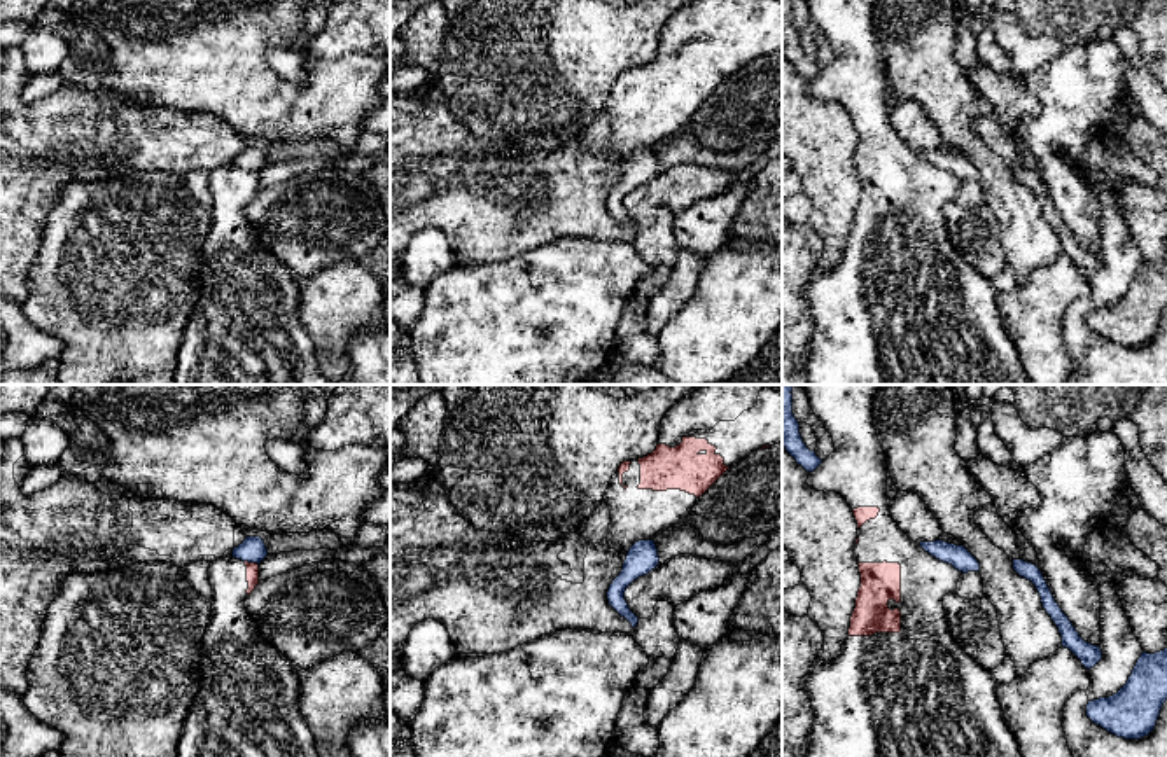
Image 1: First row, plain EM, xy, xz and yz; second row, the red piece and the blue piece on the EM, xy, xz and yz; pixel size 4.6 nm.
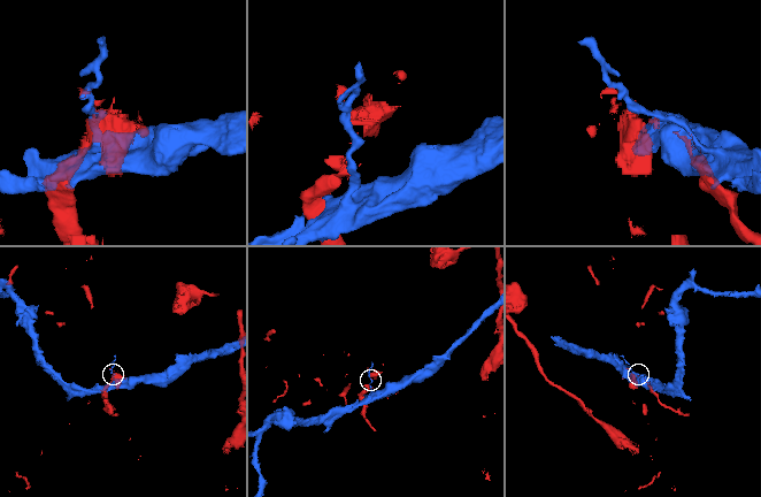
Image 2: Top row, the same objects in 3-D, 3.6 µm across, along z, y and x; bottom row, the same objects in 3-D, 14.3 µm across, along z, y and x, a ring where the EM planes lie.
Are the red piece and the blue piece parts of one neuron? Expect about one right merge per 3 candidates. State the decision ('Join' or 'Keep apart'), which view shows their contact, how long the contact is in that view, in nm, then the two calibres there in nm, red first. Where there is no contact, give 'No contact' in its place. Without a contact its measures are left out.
Keep apart. Touches red in xy. Shared border 70 nm. Thickness 60 nm (red) against 120 nm

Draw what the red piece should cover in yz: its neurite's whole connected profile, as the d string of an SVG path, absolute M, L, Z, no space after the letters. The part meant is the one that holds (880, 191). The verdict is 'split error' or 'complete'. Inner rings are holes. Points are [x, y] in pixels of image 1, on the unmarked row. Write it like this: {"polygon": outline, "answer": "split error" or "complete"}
{"polygon": "M807 0L814 23L833 45L835 59L808 80L807 93L817 100L840 101L857 129L861 196L842 262L821 269L807 287L814 318L808 343L807 379L810 385L1031 385L1018 351L997 309L990 280L973 269L954 248L943 205L955 201L962 180L926 161L891 126L887 70L873 35L877 0Z", "answer": "split error"}

